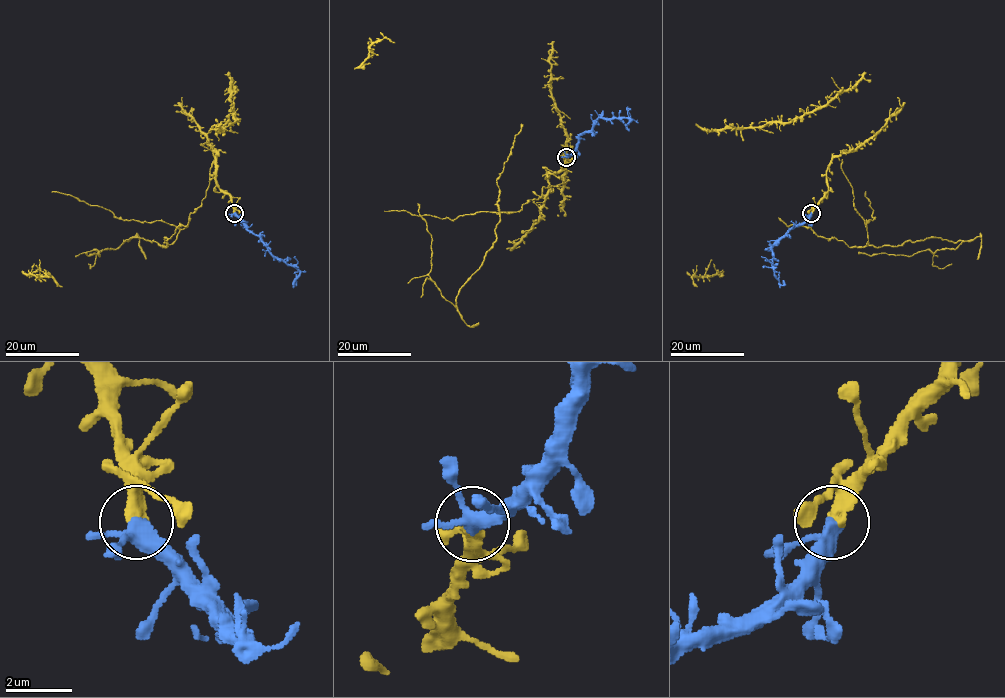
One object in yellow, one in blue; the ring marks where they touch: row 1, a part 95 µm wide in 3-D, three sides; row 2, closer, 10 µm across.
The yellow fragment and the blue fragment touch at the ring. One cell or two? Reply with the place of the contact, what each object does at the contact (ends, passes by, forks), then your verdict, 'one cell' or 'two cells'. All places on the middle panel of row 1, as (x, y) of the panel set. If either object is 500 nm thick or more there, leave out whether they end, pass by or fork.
at (566, 157); yellow ends there; blue forks there; one cell

